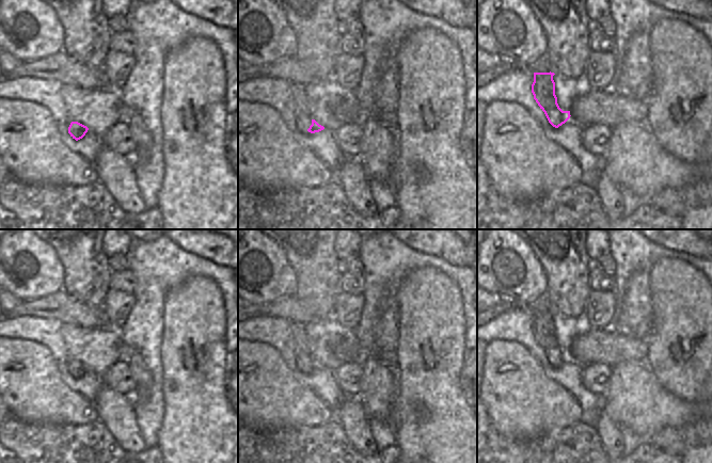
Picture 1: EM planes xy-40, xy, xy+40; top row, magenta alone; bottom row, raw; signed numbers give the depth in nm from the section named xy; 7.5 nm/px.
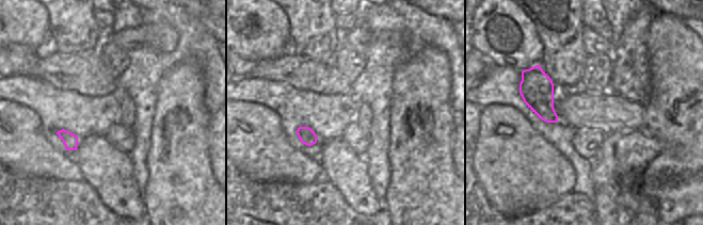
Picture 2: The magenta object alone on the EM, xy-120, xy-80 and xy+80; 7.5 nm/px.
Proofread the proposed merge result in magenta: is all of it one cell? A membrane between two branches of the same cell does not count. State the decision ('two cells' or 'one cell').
one cell

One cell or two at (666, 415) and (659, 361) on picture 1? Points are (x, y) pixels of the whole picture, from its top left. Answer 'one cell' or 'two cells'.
two cells

